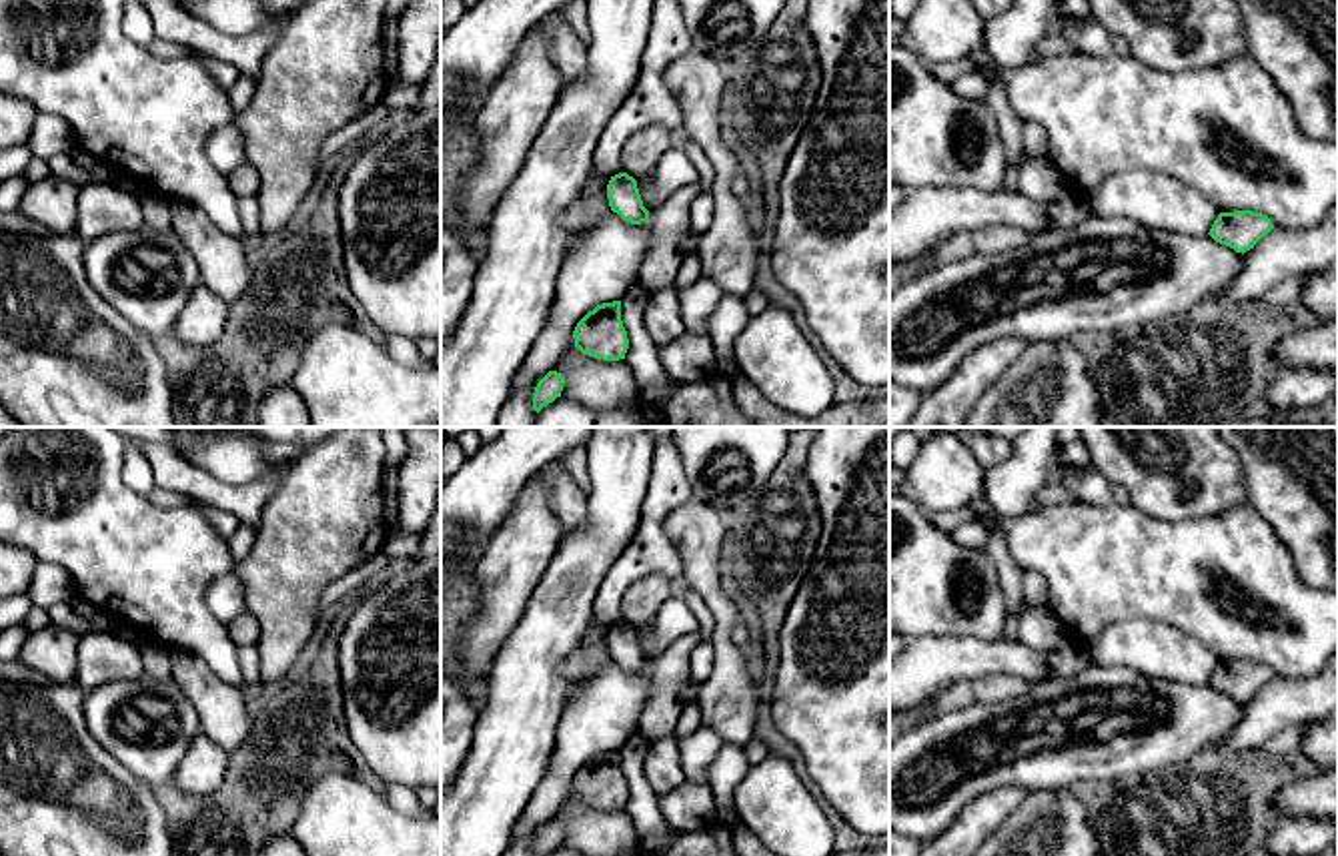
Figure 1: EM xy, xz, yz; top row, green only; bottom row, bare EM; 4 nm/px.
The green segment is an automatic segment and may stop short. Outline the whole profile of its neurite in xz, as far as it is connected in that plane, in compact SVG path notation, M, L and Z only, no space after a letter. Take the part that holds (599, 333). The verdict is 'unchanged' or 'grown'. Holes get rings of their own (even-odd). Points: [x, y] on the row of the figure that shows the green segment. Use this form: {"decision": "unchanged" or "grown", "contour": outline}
{"decision": "unchanged", "contour": "M621 301L597 305L573 331L575 347L603 361L625 359L629 349L627 331L621 321Z"}

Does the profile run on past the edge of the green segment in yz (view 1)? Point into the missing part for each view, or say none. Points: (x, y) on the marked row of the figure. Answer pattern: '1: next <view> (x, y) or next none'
1: next none

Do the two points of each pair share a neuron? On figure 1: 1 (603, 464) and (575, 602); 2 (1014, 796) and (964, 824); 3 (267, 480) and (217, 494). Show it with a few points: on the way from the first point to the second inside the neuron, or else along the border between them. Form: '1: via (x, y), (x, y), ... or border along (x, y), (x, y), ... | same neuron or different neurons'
1: via (605, 498), (605, 534), (577, 568) | same neuron
2: via (1002, 802), (976, 822) | same neuron
3: via (255, 492), (229, 494) | same neuron

